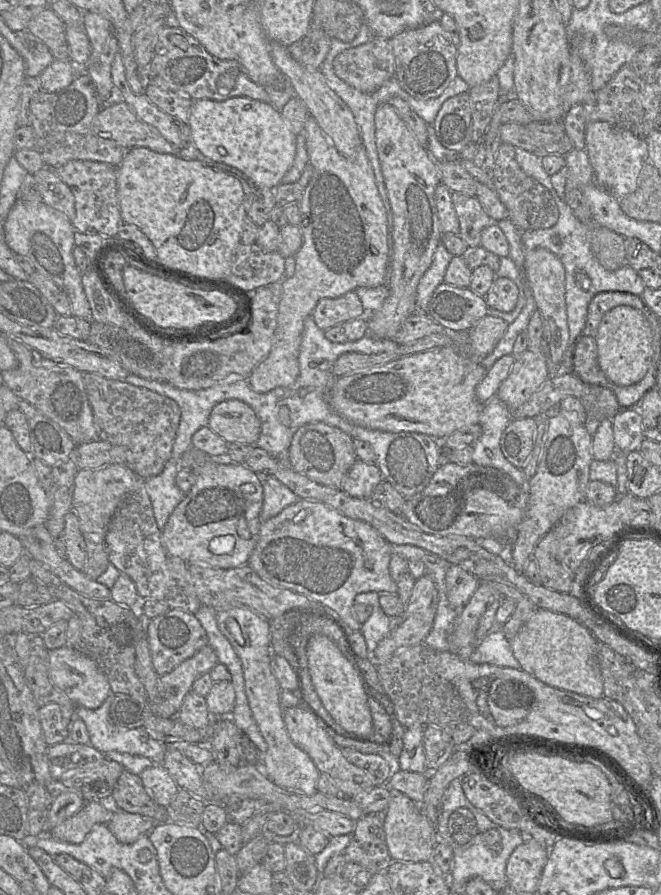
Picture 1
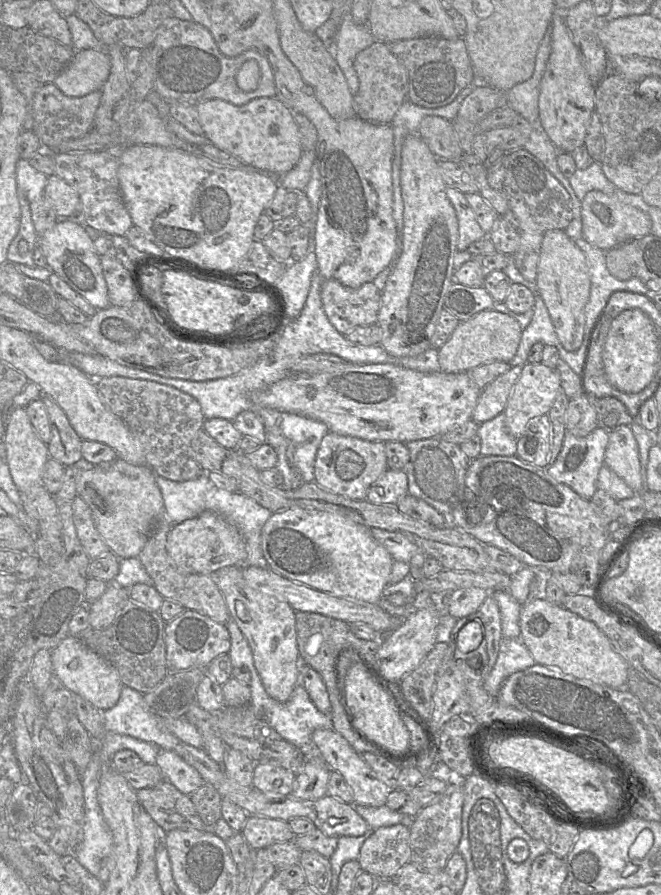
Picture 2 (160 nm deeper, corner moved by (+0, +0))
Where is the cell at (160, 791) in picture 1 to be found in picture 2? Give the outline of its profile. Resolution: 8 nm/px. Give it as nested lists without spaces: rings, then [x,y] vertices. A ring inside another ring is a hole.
[[[160,750],[155,764],[160,768],[165,781],[183,794],[190,795],[206,784],[198,770],[174,751]]]

